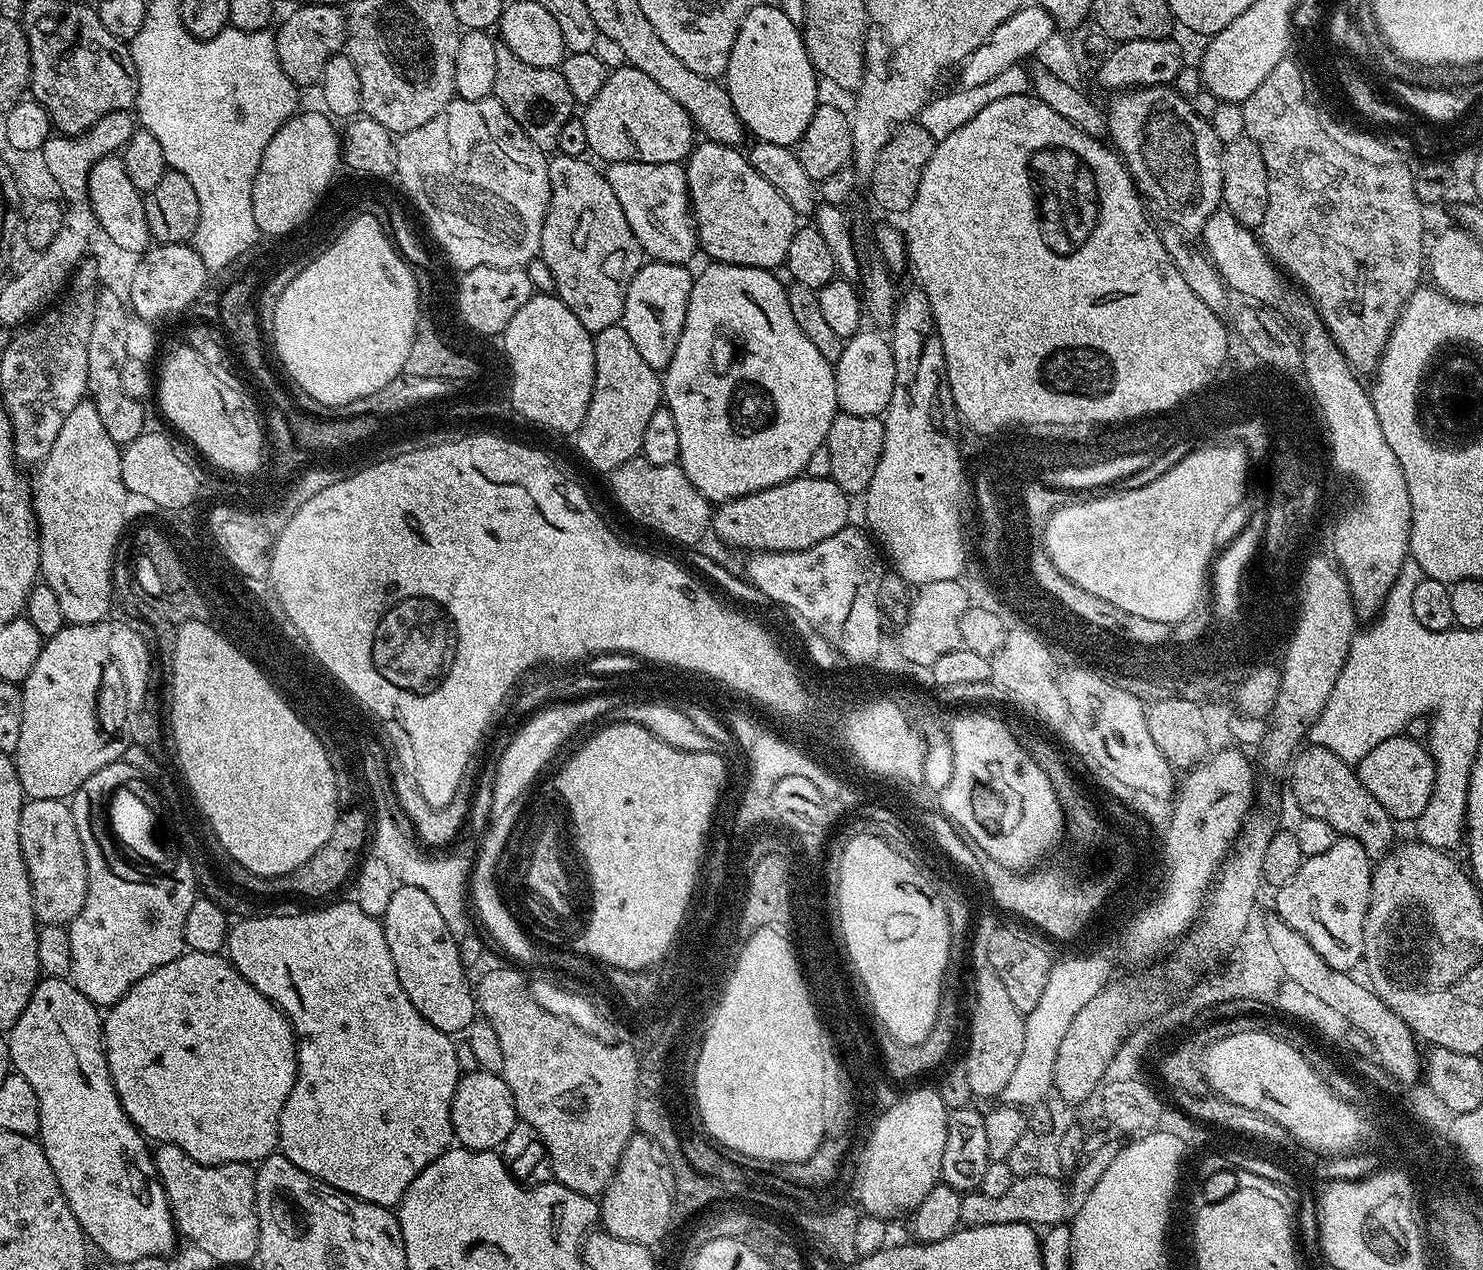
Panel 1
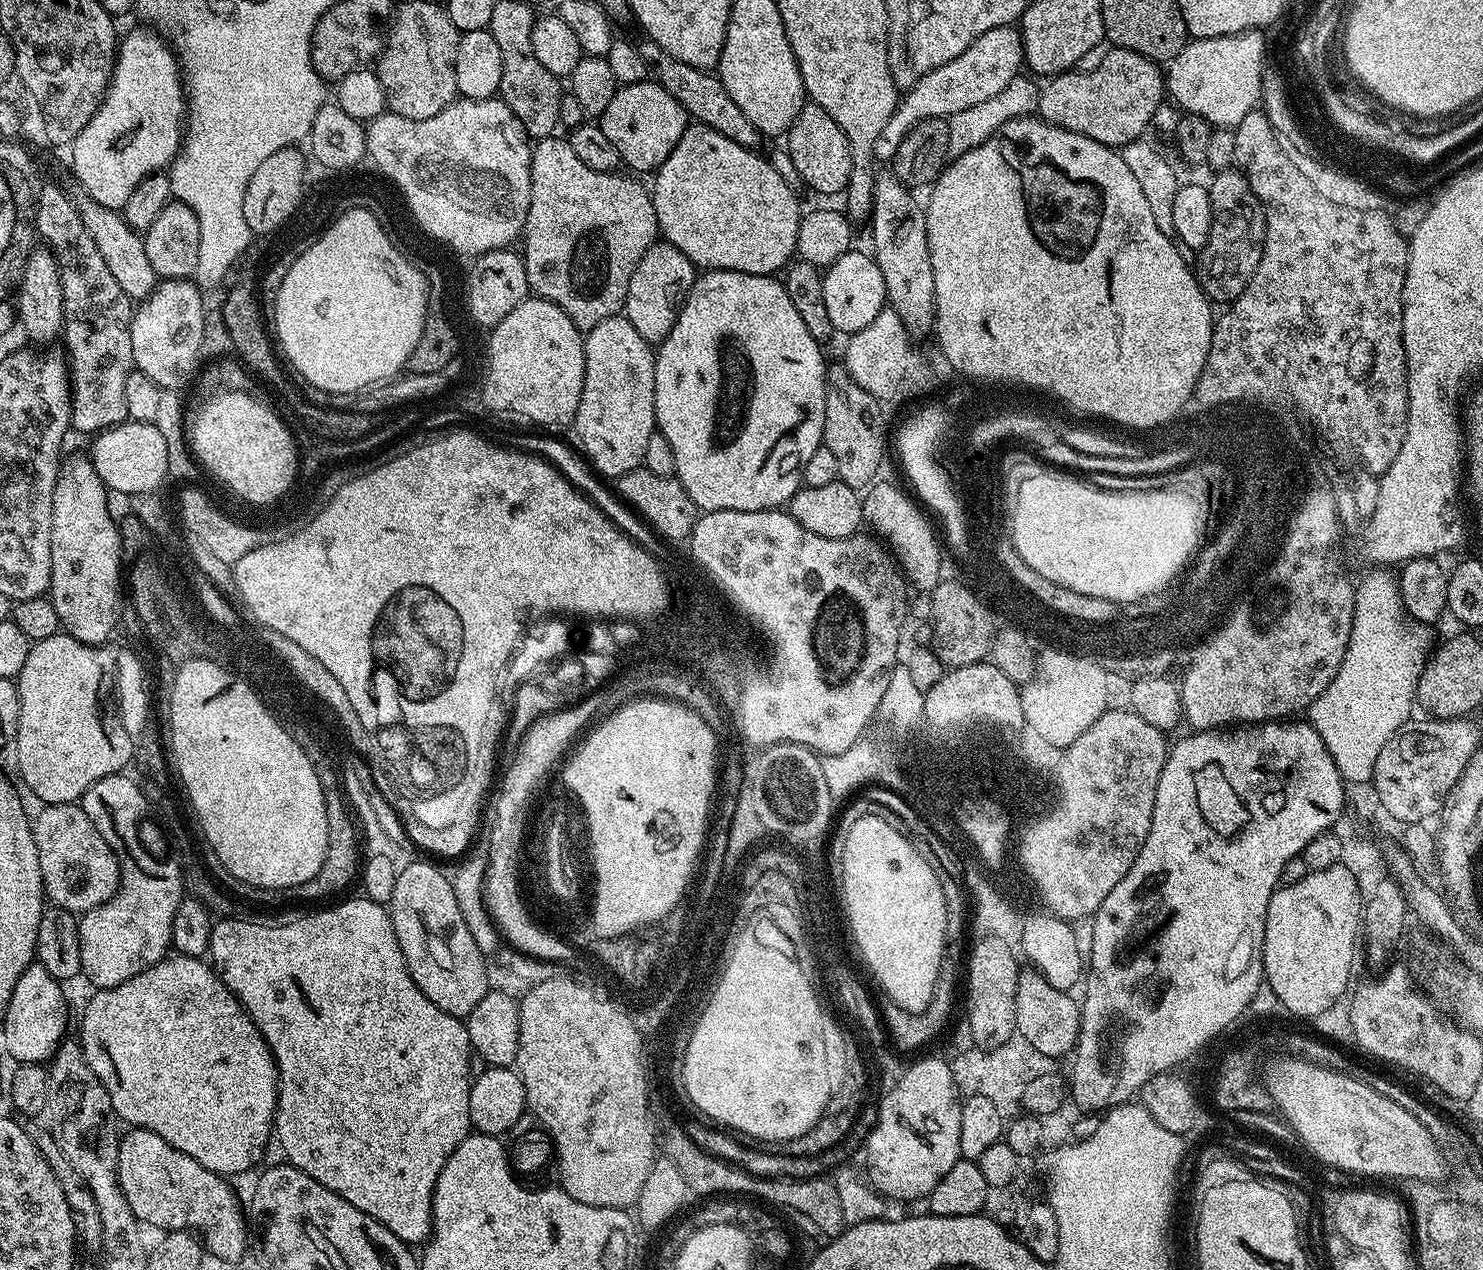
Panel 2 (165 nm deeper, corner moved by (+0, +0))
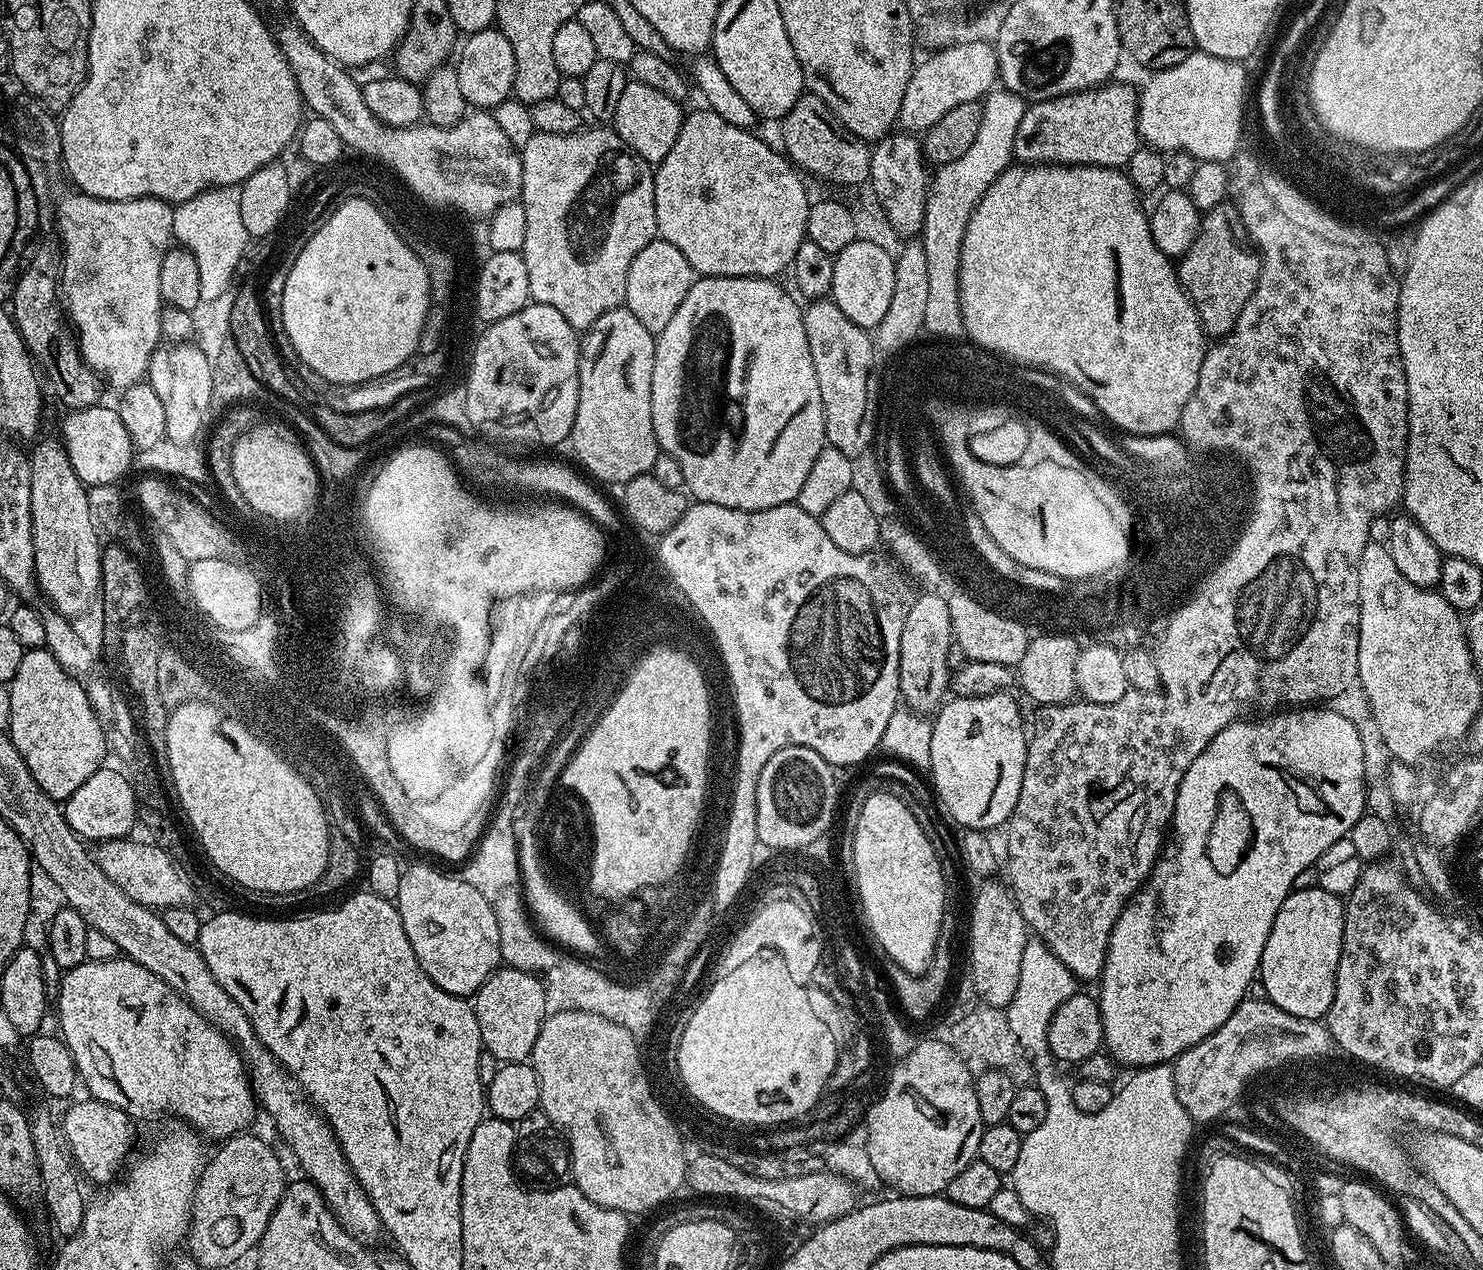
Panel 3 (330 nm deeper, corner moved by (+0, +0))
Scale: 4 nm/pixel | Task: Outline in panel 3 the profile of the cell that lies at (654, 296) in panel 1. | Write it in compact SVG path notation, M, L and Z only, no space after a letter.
M659 238L652 240L630 262L630 274L626 278L626 306L654 334L666 330L670 323L670 318L674 318L674 313L678 311L678 306L682 306L682 298L690 294L690 286L694 283L694 273L686 254L678 250L670 242Z

